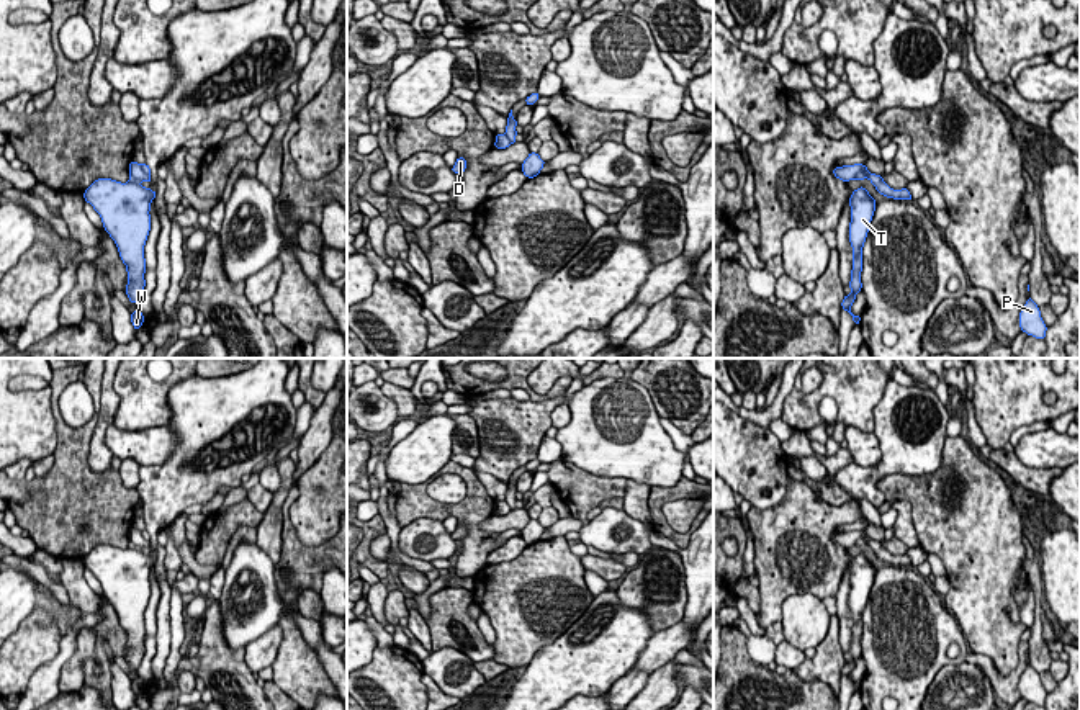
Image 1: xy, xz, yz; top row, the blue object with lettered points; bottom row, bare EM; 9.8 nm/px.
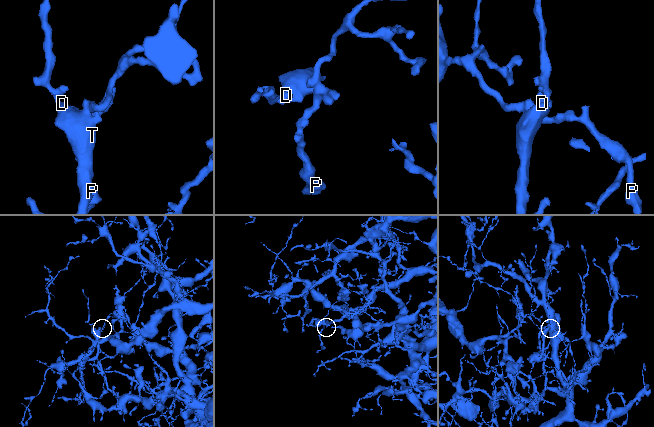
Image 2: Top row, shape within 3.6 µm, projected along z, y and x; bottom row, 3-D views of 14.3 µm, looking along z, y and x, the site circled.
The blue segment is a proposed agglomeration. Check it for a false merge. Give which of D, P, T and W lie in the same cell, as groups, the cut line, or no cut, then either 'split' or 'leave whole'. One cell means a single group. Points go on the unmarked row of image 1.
groups D T W / P; cut xz (504, 501), (511, 509); split

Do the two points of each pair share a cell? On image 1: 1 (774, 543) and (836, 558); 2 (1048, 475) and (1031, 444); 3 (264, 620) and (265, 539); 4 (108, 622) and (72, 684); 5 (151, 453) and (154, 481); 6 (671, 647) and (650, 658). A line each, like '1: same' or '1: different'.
1: same
2: different
3: different
4: different
5: different
6: same

